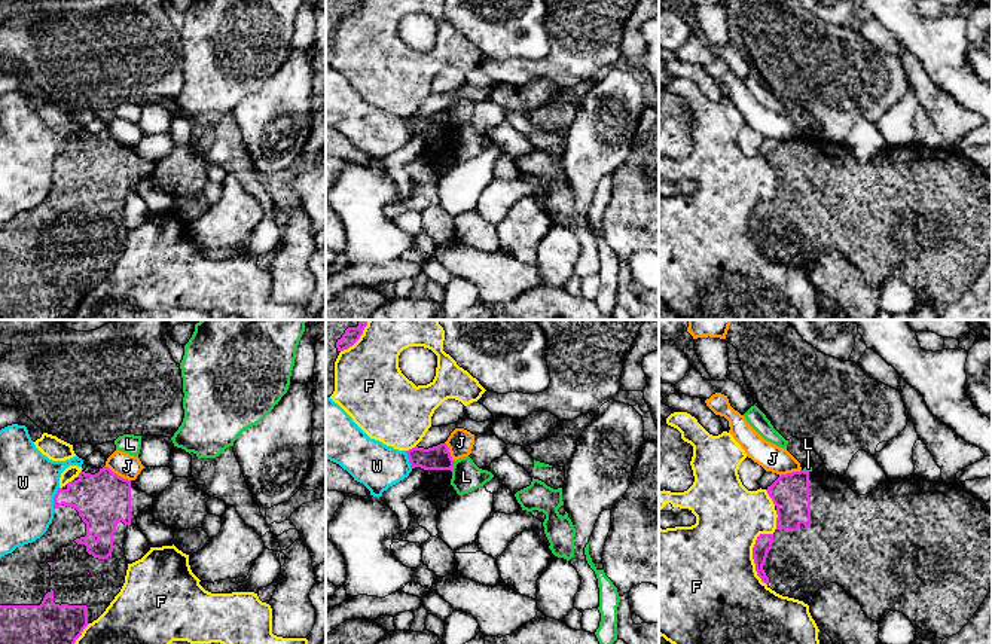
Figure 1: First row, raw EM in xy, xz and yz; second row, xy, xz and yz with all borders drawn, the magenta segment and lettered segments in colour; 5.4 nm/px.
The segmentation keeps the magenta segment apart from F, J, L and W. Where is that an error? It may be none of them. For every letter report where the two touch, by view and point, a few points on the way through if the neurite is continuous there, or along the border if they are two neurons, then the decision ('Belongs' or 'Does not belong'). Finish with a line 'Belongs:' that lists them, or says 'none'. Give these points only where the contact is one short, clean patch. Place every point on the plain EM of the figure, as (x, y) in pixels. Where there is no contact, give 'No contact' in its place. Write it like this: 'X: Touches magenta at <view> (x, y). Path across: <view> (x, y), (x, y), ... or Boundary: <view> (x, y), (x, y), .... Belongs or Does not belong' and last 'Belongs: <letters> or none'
F: Touches magenta at yz (753, 225). Does not belong
J: Touches magenta at xy (116, 142). Boundary: xy (104, 133), (130, 147). Does not belong
L: Touches magenta at xz (452, 133). Boundary: xz (455, 128), (451, 137). Does not belong
W: Touches magenta at xy (54, 164). Does not belong
Belongs: none

